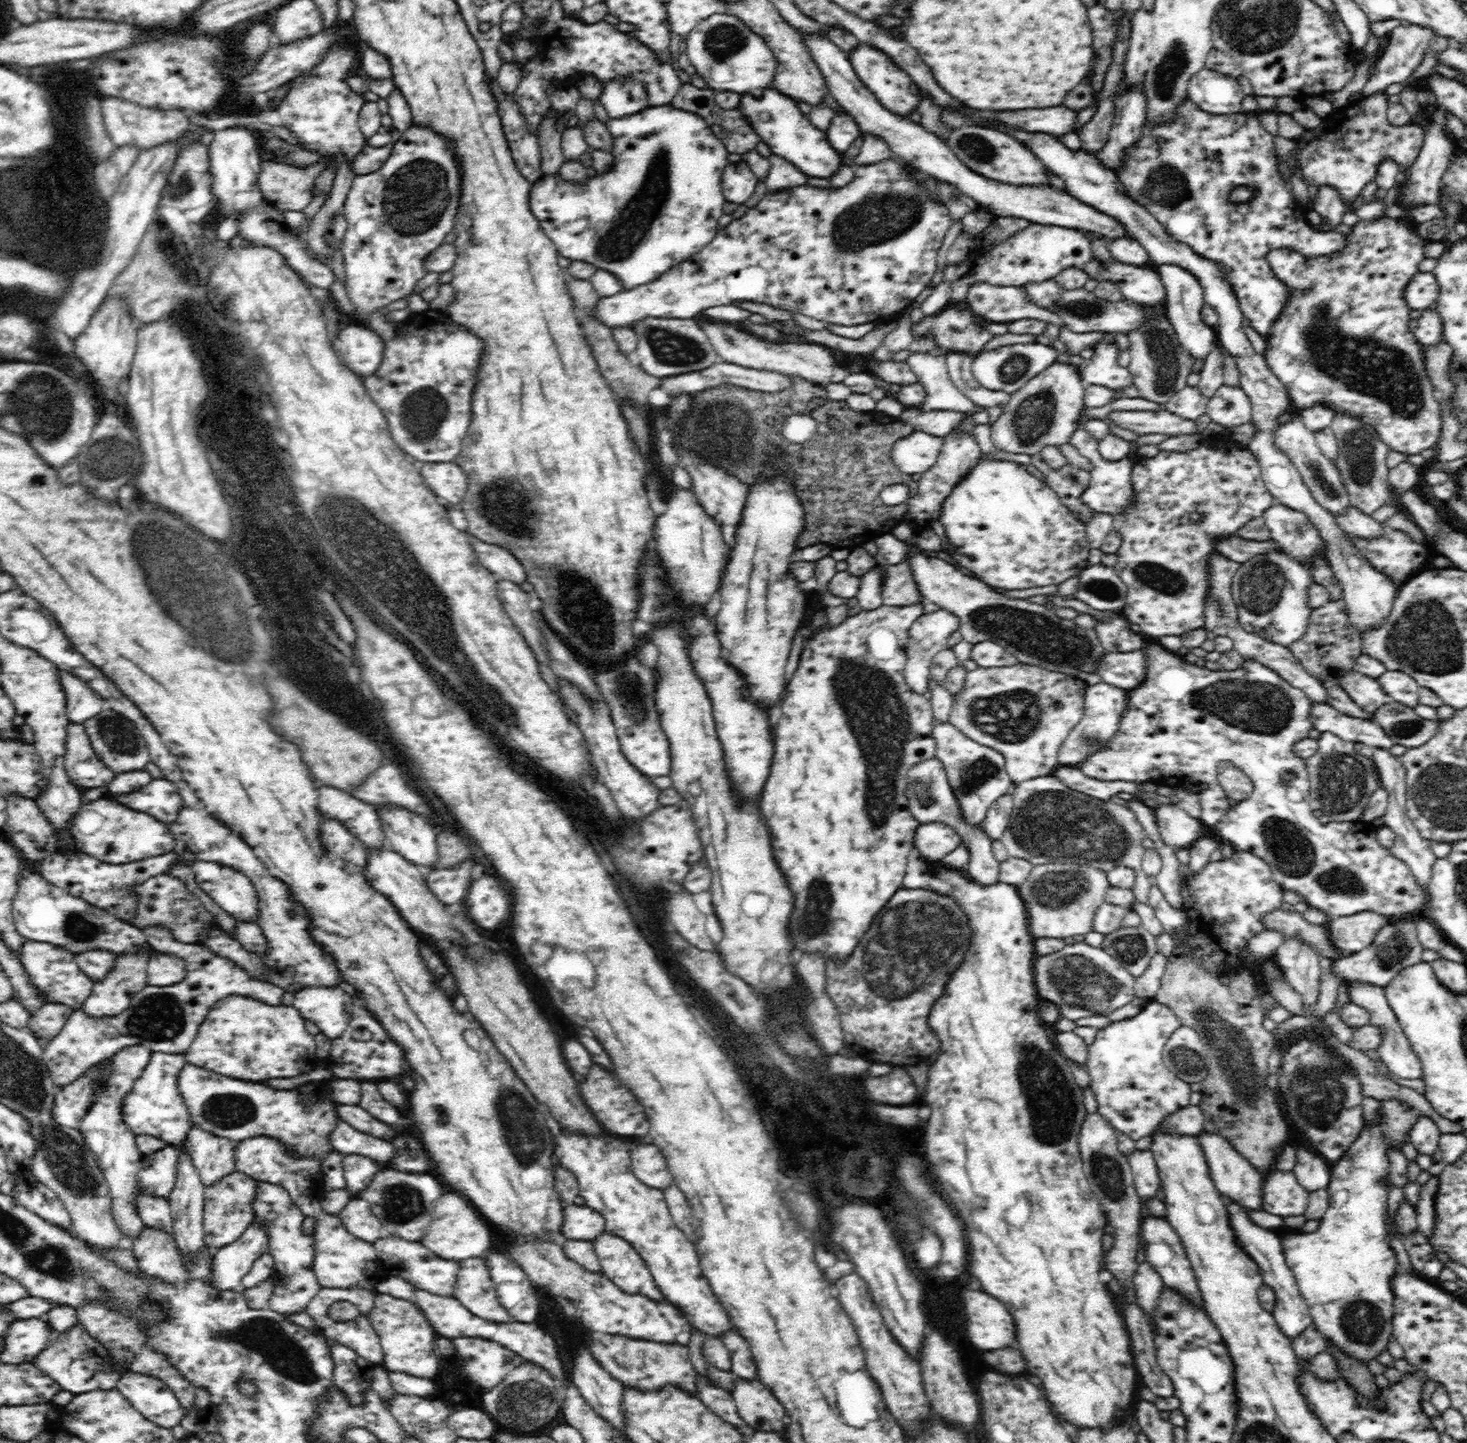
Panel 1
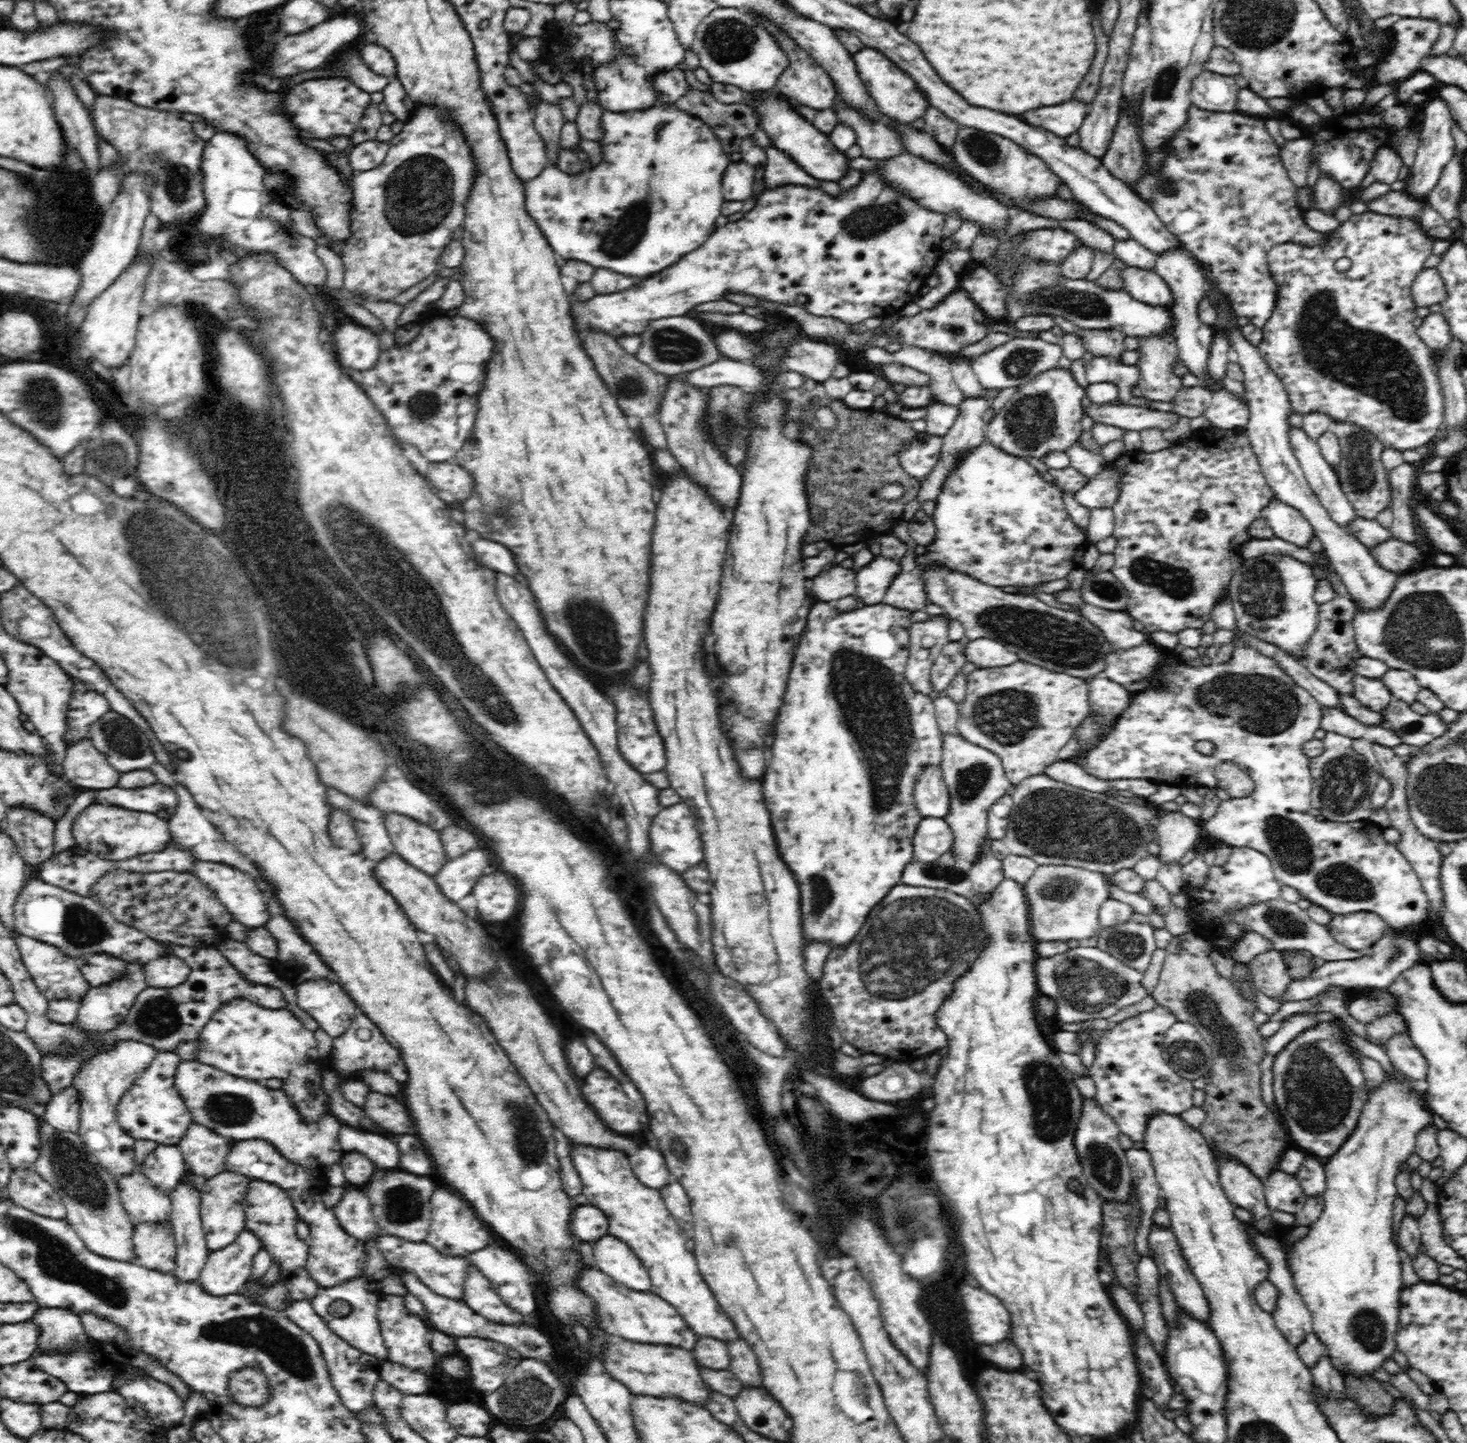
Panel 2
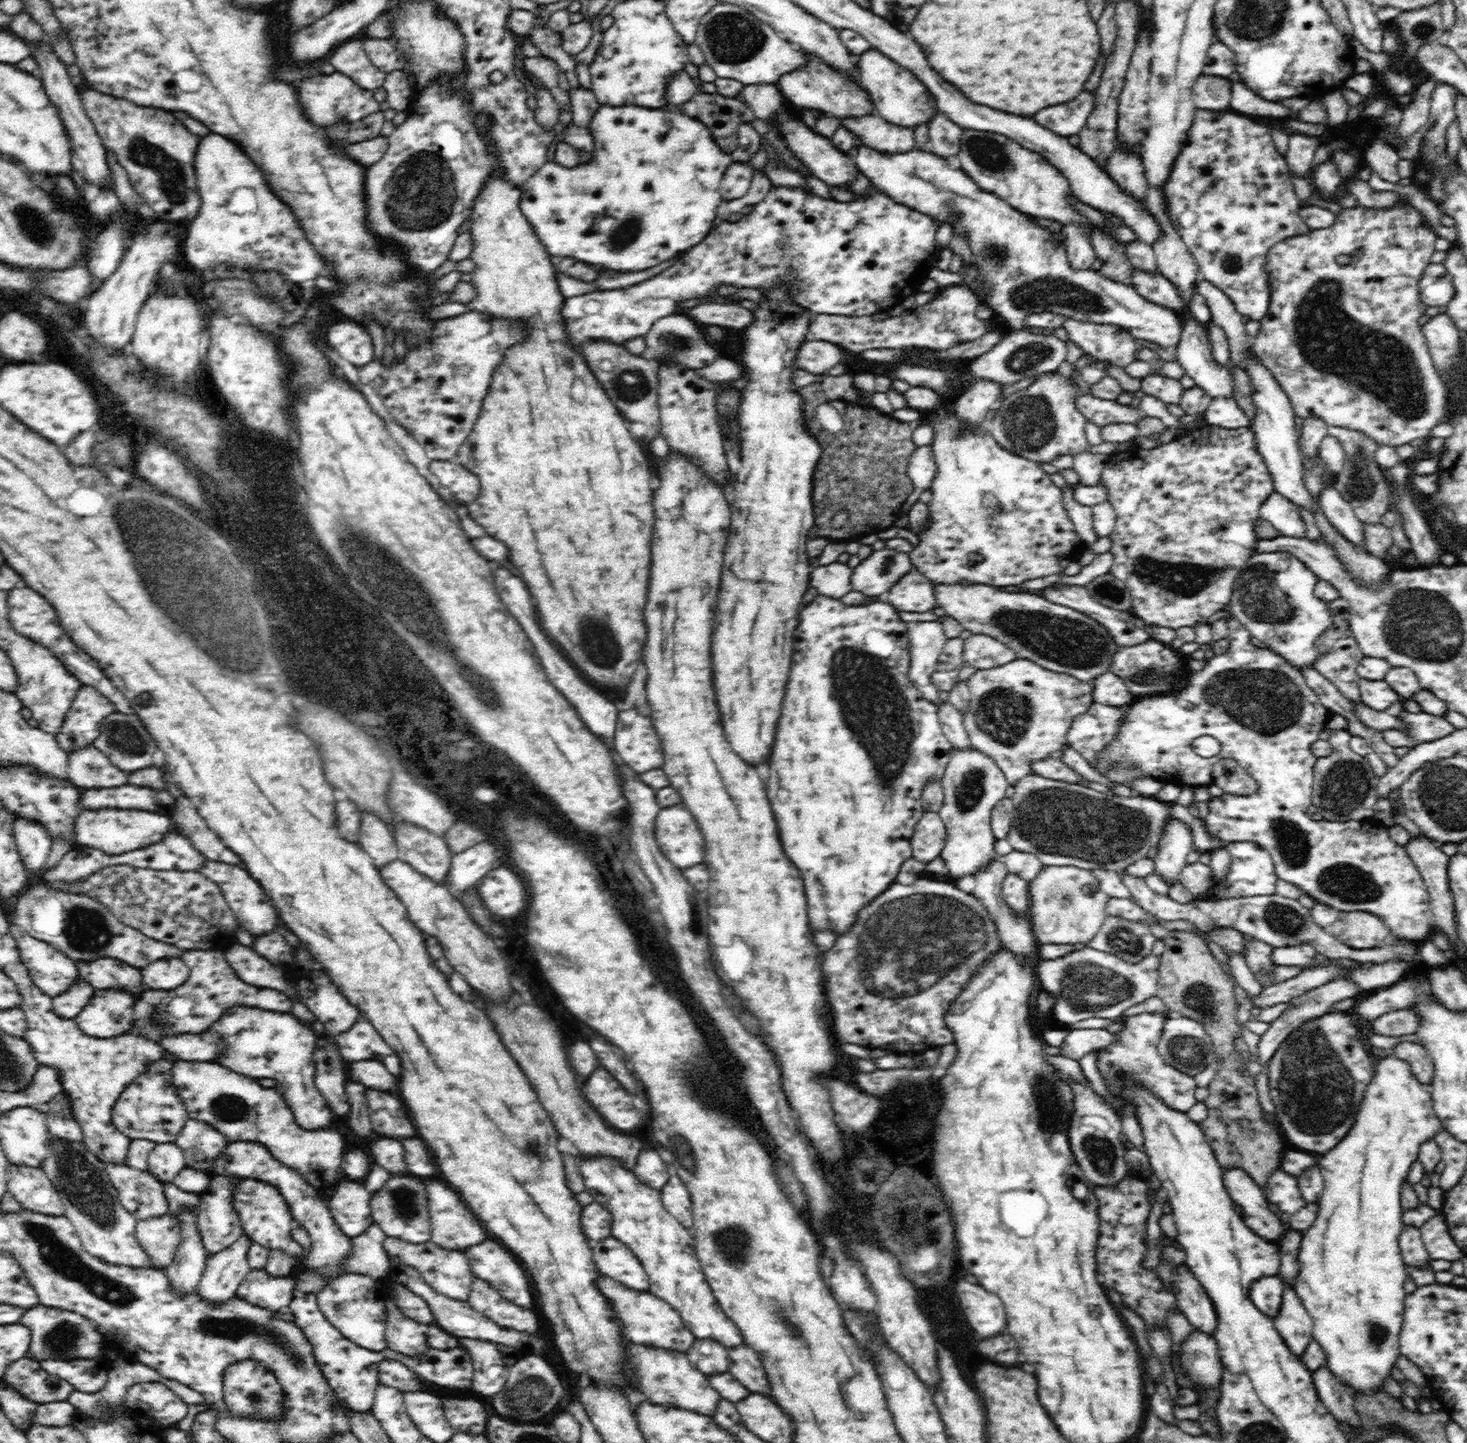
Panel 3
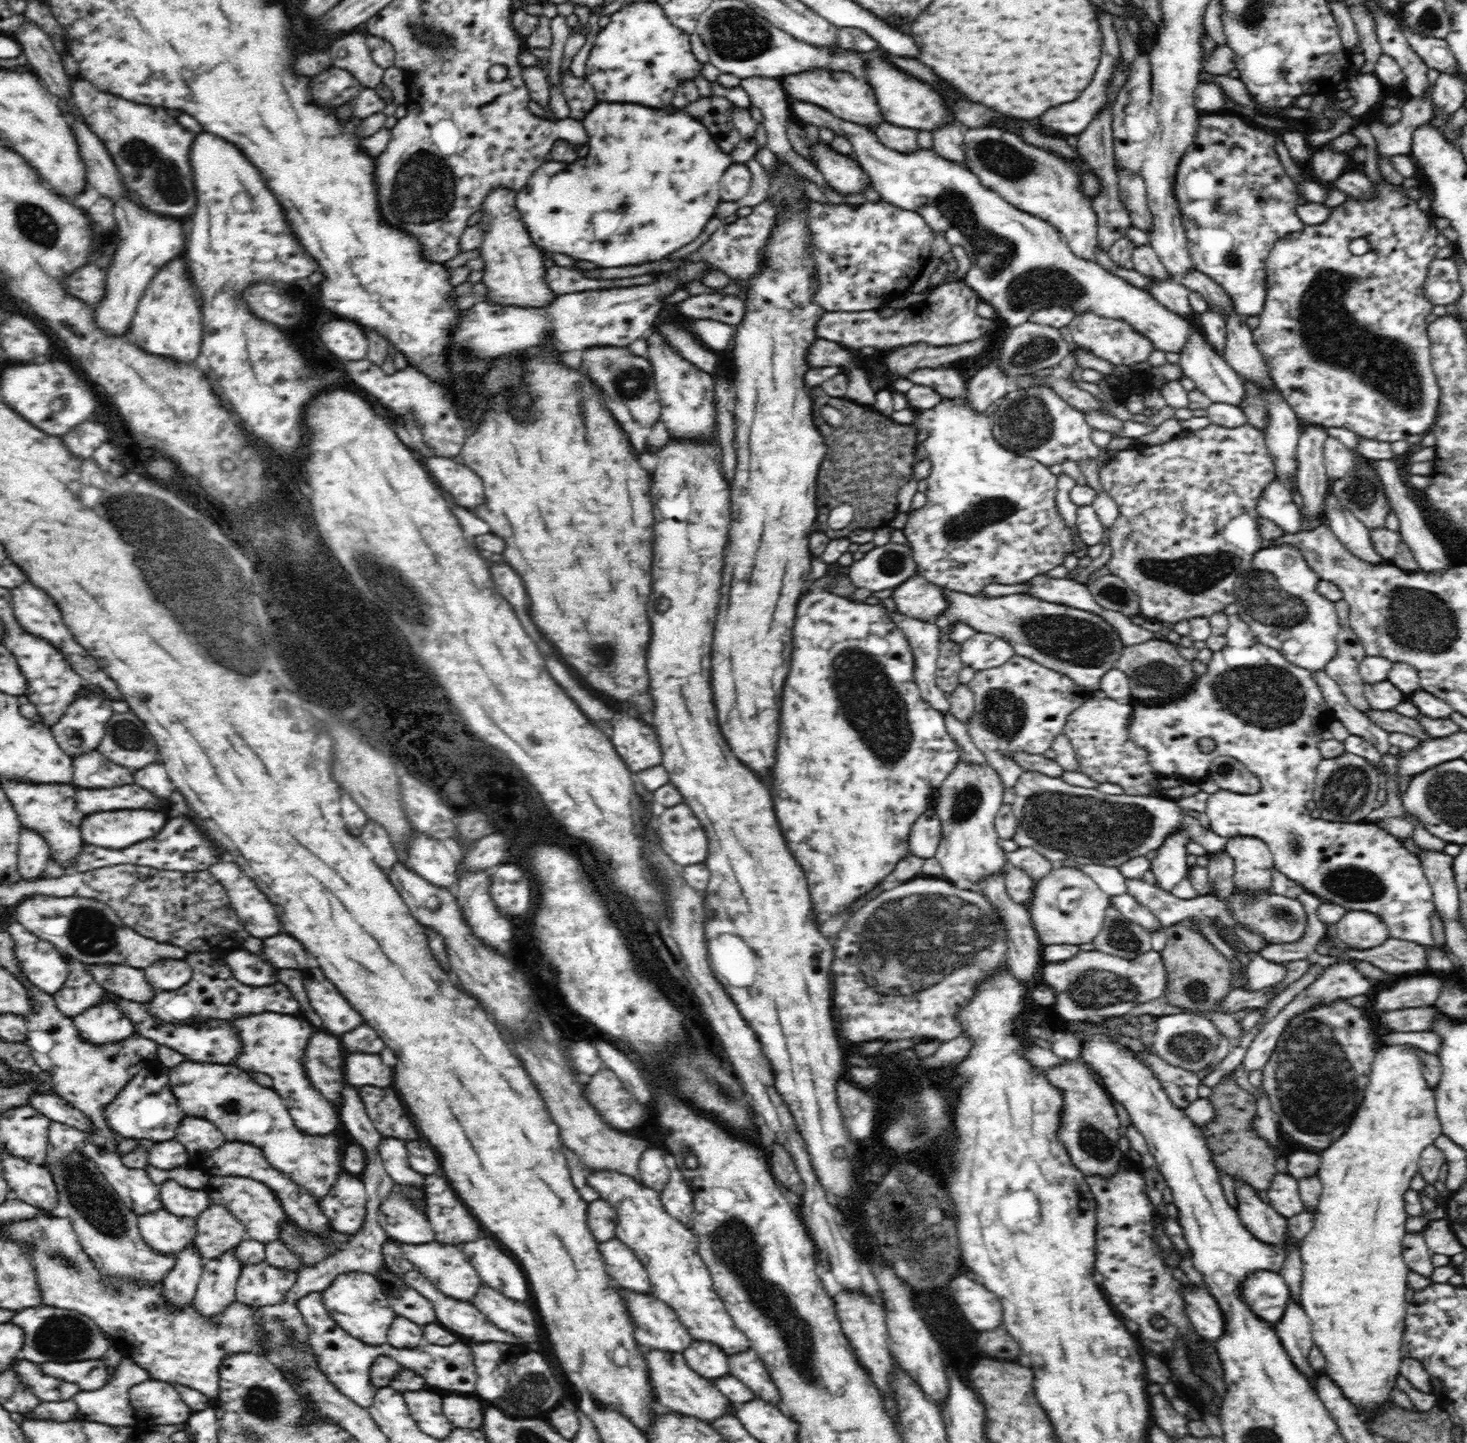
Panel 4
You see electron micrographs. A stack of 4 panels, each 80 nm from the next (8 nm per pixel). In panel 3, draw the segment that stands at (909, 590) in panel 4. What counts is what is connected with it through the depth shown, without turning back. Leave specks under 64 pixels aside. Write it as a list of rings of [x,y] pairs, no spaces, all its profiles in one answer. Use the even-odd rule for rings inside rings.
[[[913,566],[883,599],[900,612],[928,612],[937,606],[935,597],[934,583]]]

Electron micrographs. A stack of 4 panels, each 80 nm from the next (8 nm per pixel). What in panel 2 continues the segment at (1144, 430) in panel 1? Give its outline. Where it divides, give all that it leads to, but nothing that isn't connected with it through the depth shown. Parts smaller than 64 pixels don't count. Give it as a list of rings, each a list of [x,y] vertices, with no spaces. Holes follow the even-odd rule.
[[[1091,402],[1087,408],[1087,414],[1095,423],[1138,432],[1148,428],[1168,430],[1178,422],[1179,418],[1179,414],[1174,411],[1165,412],[1135,405],[1096,404],[1095,402]]]

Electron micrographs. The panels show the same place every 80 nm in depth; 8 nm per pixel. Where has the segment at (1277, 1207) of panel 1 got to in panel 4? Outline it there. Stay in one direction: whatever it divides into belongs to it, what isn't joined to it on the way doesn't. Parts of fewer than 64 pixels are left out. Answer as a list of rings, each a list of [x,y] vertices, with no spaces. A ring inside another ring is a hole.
[[[1277,1172],[1274,1175],[1266,1196],[1270,1198],[1274,1210],[1287,1219],[1305,1210],[1299,1195],[1298,1181],[1286,1173]]]

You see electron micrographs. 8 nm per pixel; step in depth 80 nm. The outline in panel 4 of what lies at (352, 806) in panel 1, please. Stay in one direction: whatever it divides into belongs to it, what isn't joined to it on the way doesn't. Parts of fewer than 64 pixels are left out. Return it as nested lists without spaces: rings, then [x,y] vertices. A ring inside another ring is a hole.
[[[372,819],[366,821],[362,829],[362,842],[370,848],[374,862],[382,869],[387,870],[399,861],[390,835],[378,822]]]

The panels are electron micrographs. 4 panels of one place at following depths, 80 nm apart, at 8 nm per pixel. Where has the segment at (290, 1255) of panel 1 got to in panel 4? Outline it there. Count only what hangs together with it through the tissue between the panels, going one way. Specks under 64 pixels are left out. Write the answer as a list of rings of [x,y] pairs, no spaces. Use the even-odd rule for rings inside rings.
[[[210,1176],[208,1184],[203,1188],[210,1198],[210,1202],[228,1208],[245,1226],[248,1238],[262,1242],[265,1245],[280,1240],[280,1226],[288,1219],[279,1199],[274,1191],[262,1182],[253,1178],[224,1178],[224,1176]]]

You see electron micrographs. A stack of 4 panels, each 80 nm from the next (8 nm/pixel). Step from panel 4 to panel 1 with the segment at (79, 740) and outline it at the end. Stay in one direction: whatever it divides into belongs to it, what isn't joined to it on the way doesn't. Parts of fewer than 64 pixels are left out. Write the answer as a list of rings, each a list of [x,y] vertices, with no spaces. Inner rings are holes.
[[[59,670],[59,677],[66,697],[66,712],[69,722],[84,724],[85,720],[94,717],[95,714],[106,708],[105,700],[74,674]]]

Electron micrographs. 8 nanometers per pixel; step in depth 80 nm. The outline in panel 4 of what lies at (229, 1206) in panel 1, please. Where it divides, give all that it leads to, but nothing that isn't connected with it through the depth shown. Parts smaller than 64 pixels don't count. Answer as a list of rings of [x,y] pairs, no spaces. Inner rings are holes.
[[[210,1203],[210,1206],[205,1211],[194,1218],[197,1228],[196,1236],[193,1243],[196,1249],[200,1251],[200,1256],[204,1258],[215,1259],[223,1252],[236,1247],[242,1240],[248,1238],[245,1226],[224,1206],[220,1204]]]

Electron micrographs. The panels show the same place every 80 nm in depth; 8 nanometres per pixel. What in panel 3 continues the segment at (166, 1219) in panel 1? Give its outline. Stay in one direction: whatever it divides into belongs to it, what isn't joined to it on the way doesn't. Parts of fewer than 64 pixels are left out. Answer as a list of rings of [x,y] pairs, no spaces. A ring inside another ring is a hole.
[[[104,1162],[103,1169],[110,1175],[110,1182],[118,1191],[123,1208],[133,1214],[137,1221],[169,1214],[169,1203],[162,1183],[148,1170],[141,1171],[127,1164],[111,1162]]]

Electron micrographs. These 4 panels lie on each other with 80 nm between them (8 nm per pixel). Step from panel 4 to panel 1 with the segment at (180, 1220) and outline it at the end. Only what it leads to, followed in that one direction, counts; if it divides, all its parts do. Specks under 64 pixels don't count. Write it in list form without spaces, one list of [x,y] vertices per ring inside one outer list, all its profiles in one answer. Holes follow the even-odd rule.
[[[144,1226],[129,1247],[138,1259],[141,1272],[155,1276],[166,1284],[180,1284],[192,1279],[182,1263],[172,1234]]]

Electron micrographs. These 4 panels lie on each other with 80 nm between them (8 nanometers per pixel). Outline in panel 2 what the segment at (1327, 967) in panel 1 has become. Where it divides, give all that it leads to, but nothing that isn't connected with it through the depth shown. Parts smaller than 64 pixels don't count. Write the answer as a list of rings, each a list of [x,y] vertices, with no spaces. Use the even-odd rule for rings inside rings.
[[[1330,987],[1312,999],[1284,1002],[1280,1004],[1279,1011],[1268,1017],[1271,1021],[1279,1021],[1290,1014],[1310,1013],[1311,1011],[1312,1013],[1329,1012],[1334,1015],[1334,1019],[1338,1019],[1351,1032],[1363,1039],[1368,1039],[1366,1024],[1350,1016],[1347,1010],[1347,1000],[1347,996],[1343,995],[1342,987]]]

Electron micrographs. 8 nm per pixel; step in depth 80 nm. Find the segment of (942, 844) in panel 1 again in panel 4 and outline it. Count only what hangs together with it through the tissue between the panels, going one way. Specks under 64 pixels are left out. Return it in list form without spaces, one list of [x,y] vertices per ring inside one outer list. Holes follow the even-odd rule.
[[[935,808],[926,809],[912,824],[909,834],[909,852],[918,858],[933,859],[942,838],[942,827]]]

